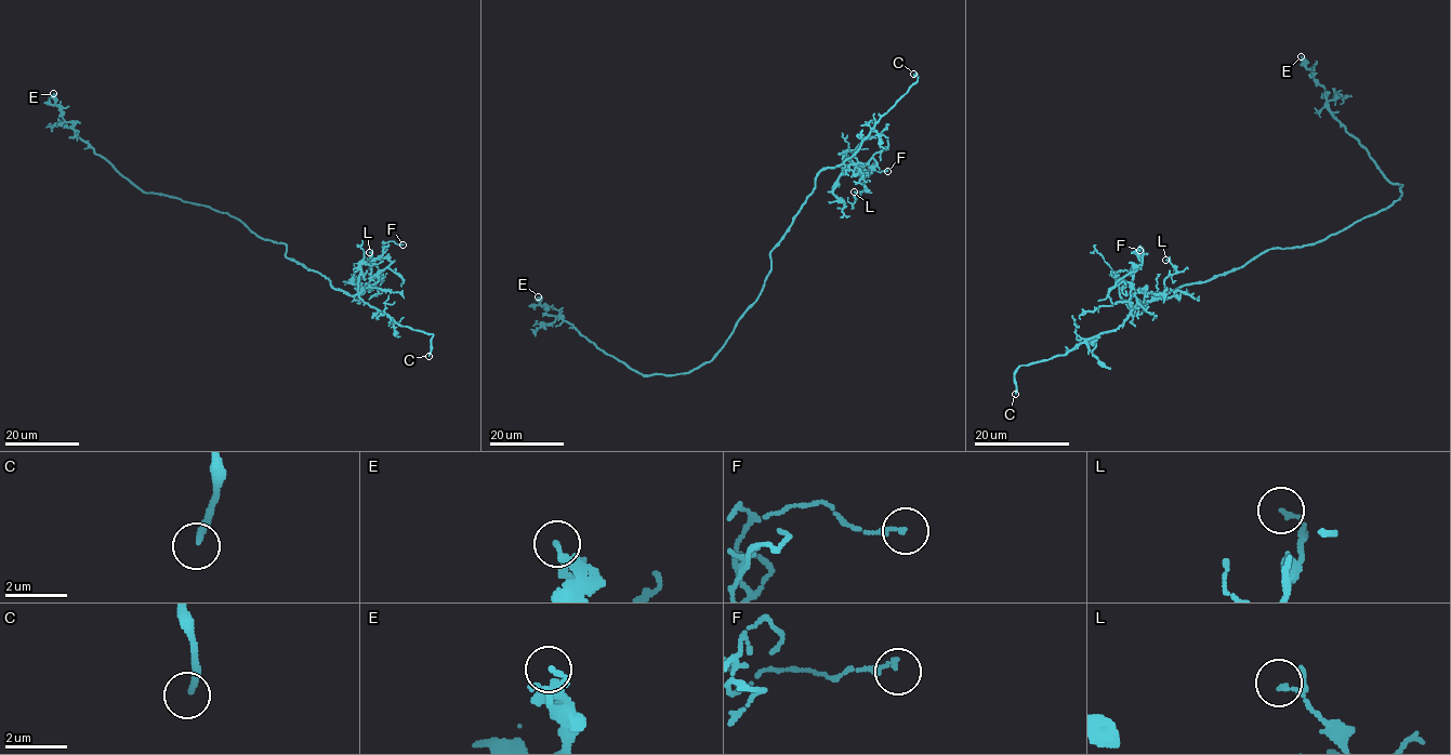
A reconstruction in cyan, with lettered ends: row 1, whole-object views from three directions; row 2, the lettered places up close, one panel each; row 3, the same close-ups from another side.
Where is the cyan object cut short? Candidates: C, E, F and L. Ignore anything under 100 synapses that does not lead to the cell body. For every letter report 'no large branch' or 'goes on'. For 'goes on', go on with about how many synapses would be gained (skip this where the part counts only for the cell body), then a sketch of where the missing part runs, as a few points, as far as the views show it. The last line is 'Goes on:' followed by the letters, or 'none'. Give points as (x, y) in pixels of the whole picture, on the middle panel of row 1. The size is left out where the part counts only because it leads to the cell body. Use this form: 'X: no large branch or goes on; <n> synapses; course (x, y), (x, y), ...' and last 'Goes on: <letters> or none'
C: goes on
E: no large branch
F: no large branch
L: no large branch
Goes on: C

